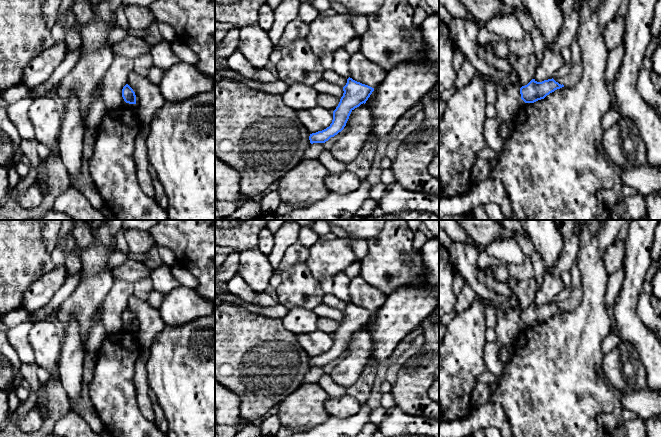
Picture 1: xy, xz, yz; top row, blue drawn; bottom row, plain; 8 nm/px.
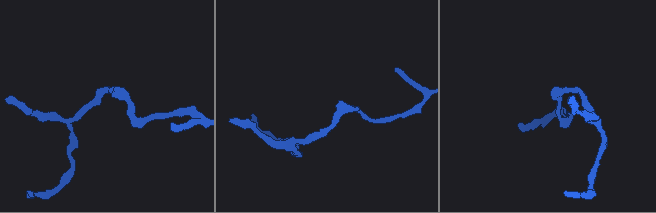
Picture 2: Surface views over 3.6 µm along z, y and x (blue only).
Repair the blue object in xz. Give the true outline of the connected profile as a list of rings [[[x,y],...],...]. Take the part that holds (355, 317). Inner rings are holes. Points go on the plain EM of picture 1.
[[[349,301],[346,309],[343,311],[343,315],[343,320],[333,335],[332,347],[326,353],[310,358],[309,364],[311,368],[325,367],[331,361],[341,356],[346,350],[351,336],[361,328],[366,327],[374,312]]]

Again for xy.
[[[126,308],[122,313],[122,321],[126,327],[136,328],[135,316],[128,308]]]

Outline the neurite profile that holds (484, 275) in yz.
[[[477,267],[477,275],[479,280],[484,283],[492,292],[501,295],[506,298],[510,298],[513,295],[513,290],[508,287],[507,284],[498,282],[489,272],[488,267]]]

